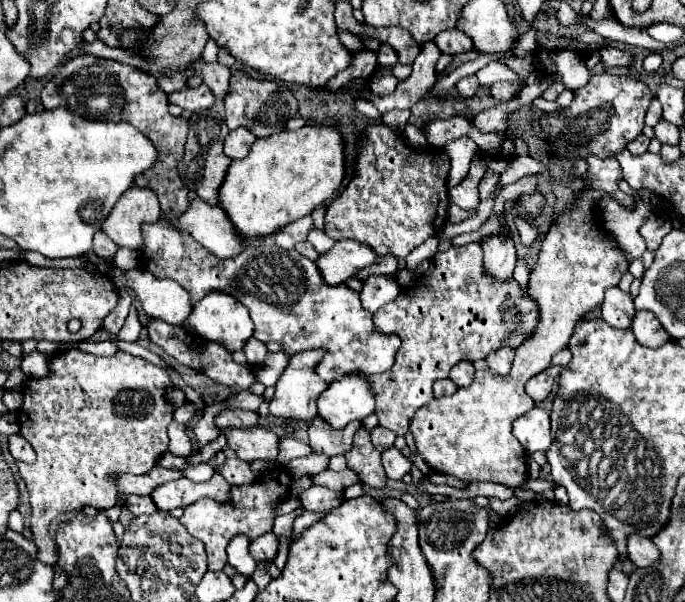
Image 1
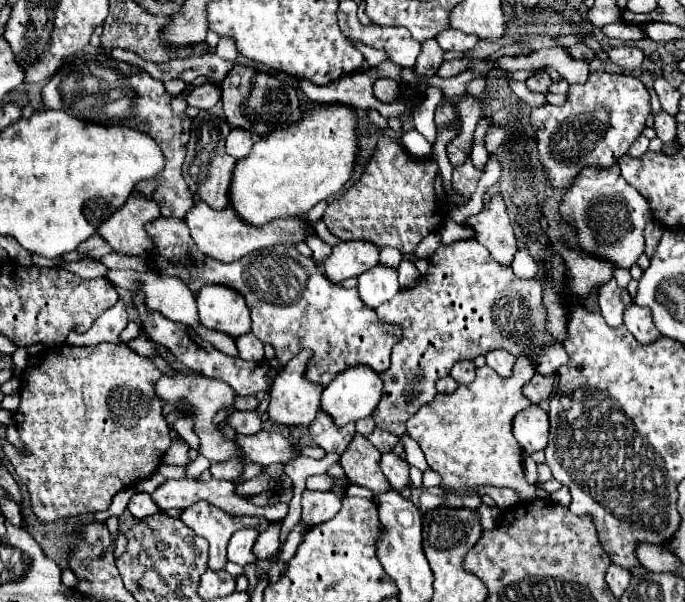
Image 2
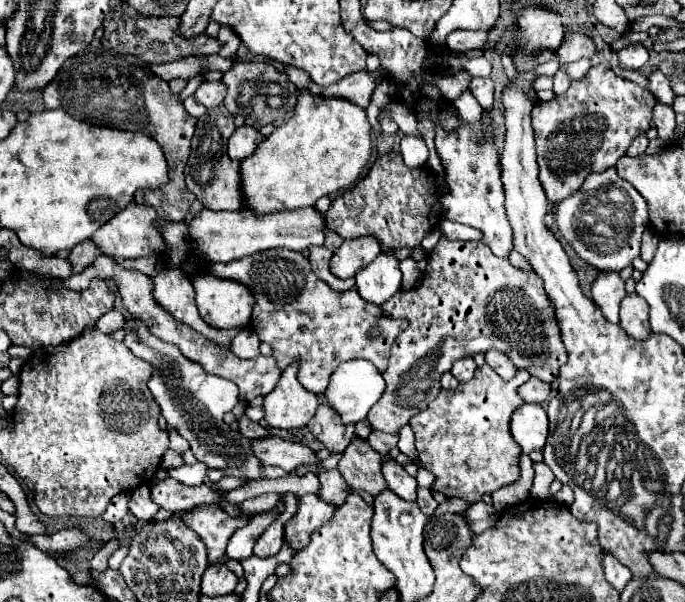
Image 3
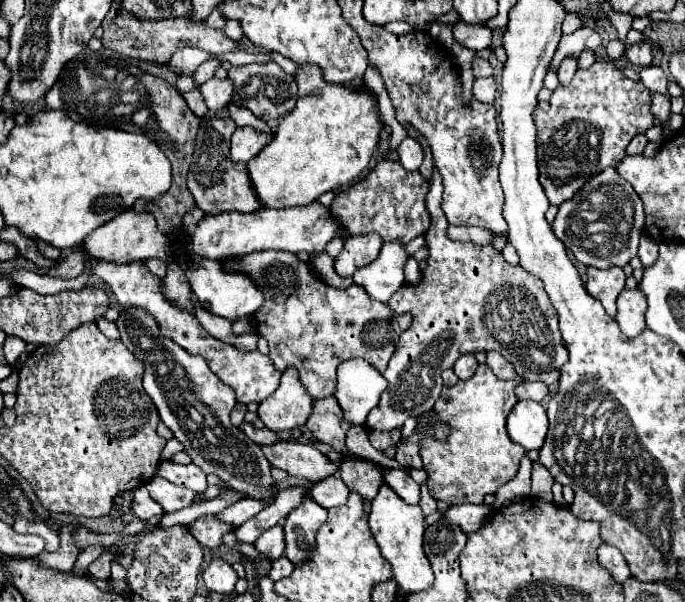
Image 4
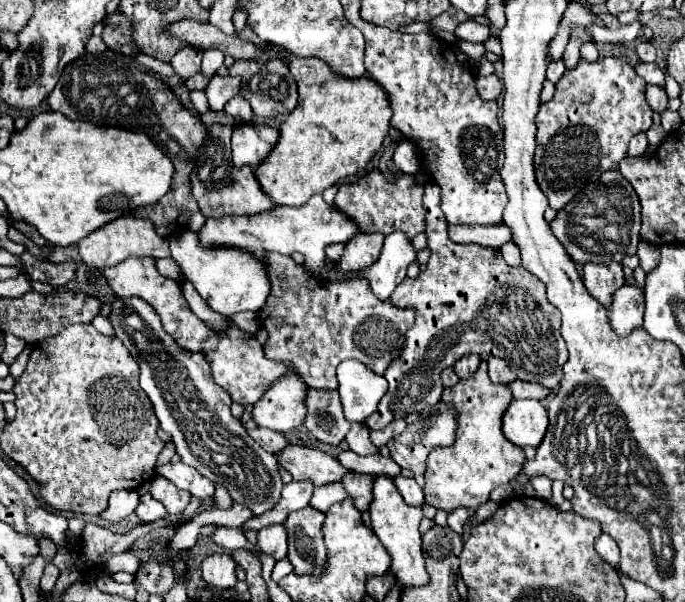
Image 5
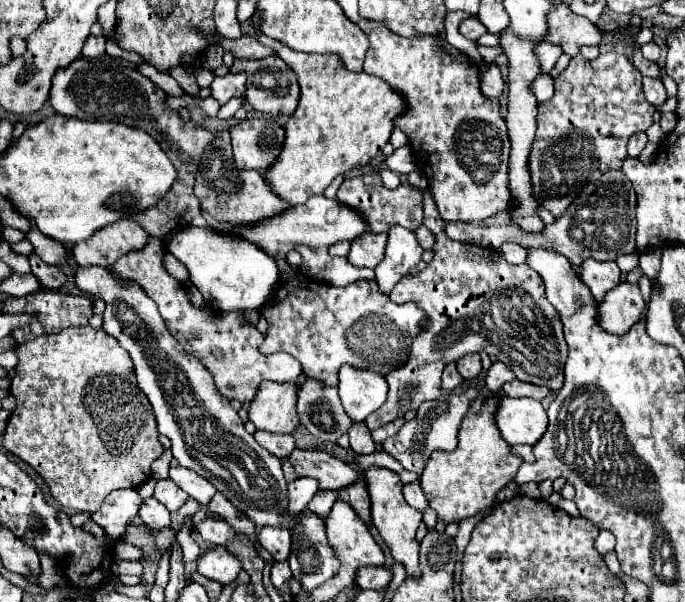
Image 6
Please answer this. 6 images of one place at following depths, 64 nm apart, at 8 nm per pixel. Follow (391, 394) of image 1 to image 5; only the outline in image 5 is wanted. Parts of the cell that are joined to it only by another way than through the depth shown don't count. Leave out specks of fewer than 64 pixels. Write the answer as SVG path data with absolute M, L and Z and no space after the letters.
M428 182L424 192L424 210L426 210L426 238L428 248L432 252L428 266L420 272L418 278L406 278L396 292L390 296L390 302L396 308L414 308L416 322L406 332L406 342L396 360L390 362L384 378L390 388L380 400L376 412L368 416L366 426L370 430L386 428L392 420L406 418L412 412L422 412L422 408L432 406L442 396L442 380L440 374L444 368L452 366L464 354L494 354L504 358L512 372L526 382L538 382L546 388L558 388L562 380L562 366L568 360L568 350L564 338L560 336L560 312L546 298L544 284L524 270L522 266L508 266L500 254L500 250L484 248L478 244L456 244L448 238L448 222L440 210L440 186Z

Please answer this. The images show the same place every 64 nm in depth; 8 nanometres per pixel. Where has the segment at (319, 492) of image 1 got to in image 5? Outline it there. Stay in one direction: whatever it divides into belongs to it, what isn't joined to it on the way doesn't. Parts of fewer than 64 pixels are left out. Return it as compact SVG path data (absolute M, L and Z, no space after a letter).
M308 506L292 512L286 520L288 532L288 560L296 574L318 574L326 562L326 548L322 538L324 512Z

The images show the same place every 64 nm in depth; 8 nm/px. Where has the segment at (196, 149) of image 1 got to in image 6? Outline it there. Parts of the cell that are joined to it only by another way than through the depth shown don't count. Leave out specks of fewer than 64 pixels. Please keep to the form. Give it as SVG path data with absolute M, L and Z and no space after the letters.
M222 130L216 134L212 144L202 152L200 166L196 172L194 194L200 200L204 212L212 214L216 220L232 222L232 224L254 224L258 220L276 216L290 208L284 200L280 200L264 182L262 174L256 170L238 170L232 160L230 148L230 132Z

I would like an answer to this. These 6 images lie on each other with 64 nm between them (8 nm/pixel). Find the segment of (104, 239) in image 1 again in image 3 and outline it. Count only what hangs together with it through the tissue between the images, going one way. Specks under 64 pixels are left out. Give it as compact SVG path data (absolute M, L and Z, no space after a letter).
M84 240L80 242L72 252L70 252L70 264L74 266L74 272L82 272L88 264L94 262L96 256L100 256L102 252L96 250L96 244L92 244L92 240Z

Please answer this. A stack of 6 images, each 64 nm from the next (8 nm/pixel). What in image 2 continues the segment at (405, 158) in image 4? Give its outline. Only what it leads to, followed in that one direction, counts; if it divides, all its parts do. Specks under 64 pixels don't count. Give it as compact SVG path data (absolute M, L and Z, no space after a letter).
M408 130L402 134L402 146L412 158L428 158L432 154L432 144L424 140L424 136L418 130Z

